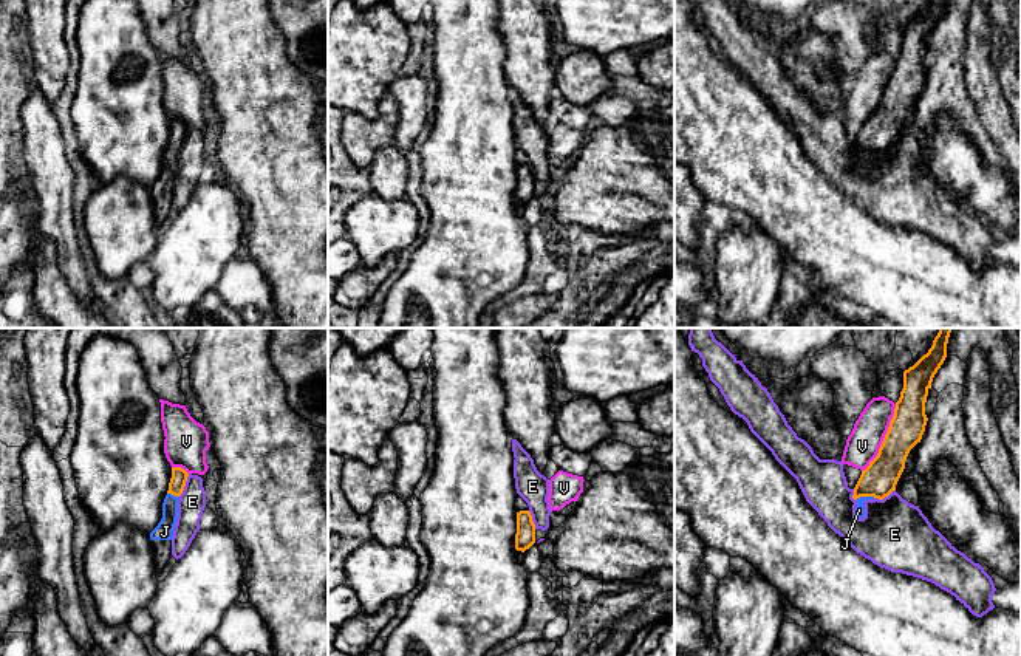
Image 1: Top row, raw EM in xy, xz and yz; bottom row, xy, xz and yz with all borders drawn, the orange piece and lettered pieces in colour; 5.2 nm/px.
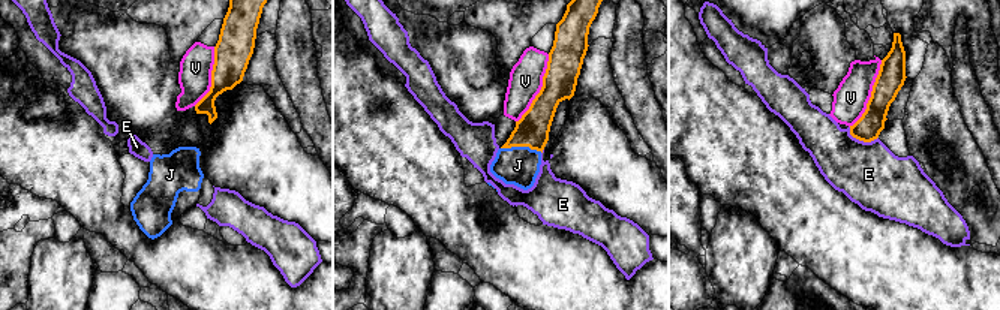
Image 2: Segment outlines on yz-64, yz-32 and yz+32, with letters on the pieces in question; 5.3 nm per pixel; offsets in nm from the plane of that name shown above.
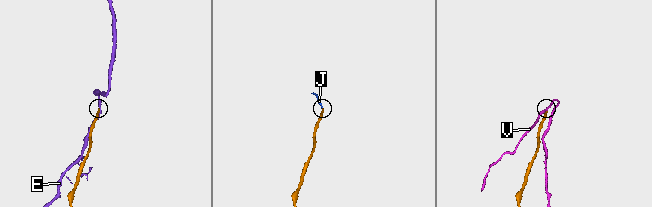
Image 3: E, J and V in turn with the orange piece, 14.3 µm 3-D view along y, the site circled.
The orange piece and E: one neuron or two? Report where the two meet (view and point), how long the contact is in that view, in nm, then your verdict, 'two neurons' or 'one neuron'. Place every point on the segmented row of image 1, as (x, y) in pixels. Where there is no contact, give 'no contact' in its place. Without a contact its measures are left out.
xy (184, 485) | 130 nm | two neurons

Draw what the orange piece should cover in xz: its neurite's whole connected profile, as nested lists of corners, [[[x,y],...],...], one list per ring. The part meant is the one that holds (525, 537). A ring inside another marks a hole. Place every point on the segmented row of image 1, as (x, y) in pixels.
[[[529,511],[517,512],[515,549],[524,552],[535,543],[535,524]]]

